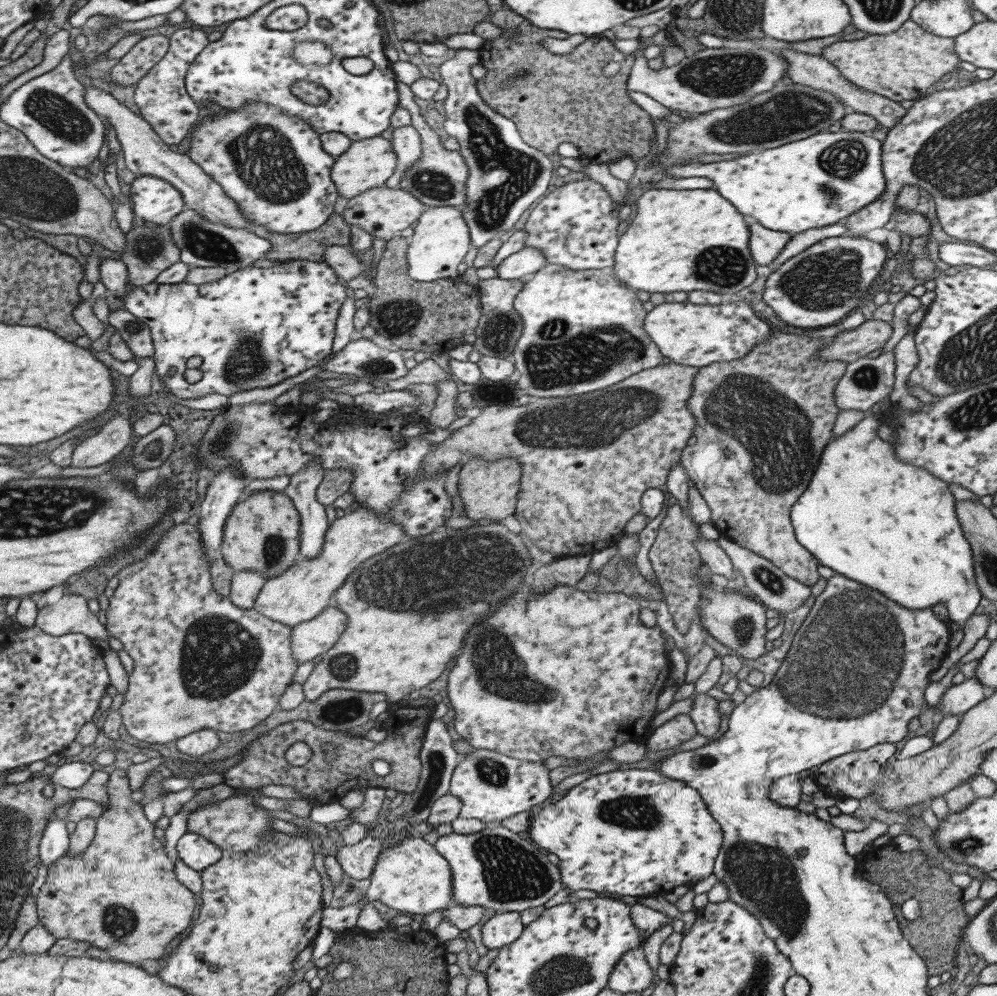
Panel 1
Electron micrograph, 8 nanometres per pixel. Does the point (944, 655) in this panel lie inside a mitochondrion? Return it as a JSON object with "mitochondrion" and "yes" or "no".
{"mitochondrion":"no"}

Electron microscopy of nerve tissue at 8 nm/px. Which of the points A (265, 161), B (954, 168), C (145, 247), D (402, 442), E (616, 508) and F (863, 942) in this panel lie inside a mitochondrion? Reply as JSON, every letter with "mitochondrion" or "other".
{"A":"mitochondrion","B":"mitochondrion","C":"mitochondrion","D":"other","E":"other","F":"mitochondrion"}

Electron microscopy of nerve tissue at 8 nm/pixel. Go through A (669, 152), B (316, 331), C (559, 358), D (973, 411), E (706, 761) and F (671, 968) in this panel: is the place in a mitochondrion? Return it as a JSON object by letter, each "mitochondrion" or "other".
{"A":"other","B":"other","C":"mitochondrion","D":"mitochondrion","E":"other","F":"other"}

